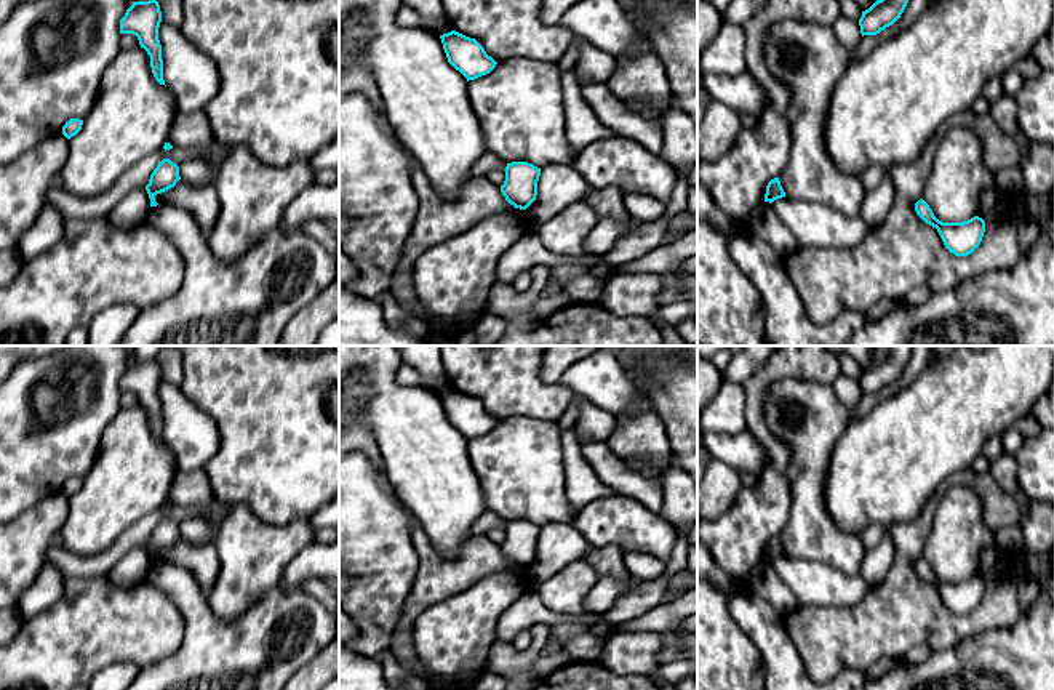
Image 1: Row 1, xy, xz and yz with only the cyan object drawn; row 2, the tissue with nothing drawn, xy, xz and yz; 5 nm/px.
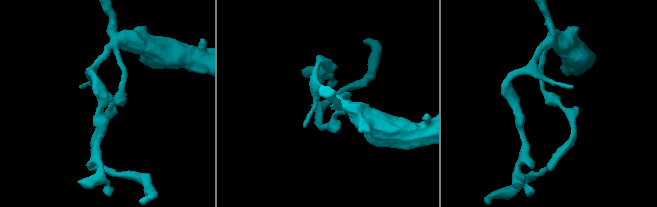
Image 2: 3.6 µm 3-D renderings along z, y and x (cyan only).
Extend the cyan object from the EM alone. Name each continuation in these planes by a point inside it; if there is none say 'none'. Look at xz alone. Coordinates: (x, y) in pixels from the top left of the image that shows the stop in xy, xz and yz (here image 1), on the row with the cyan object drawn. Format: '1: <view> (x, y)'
none

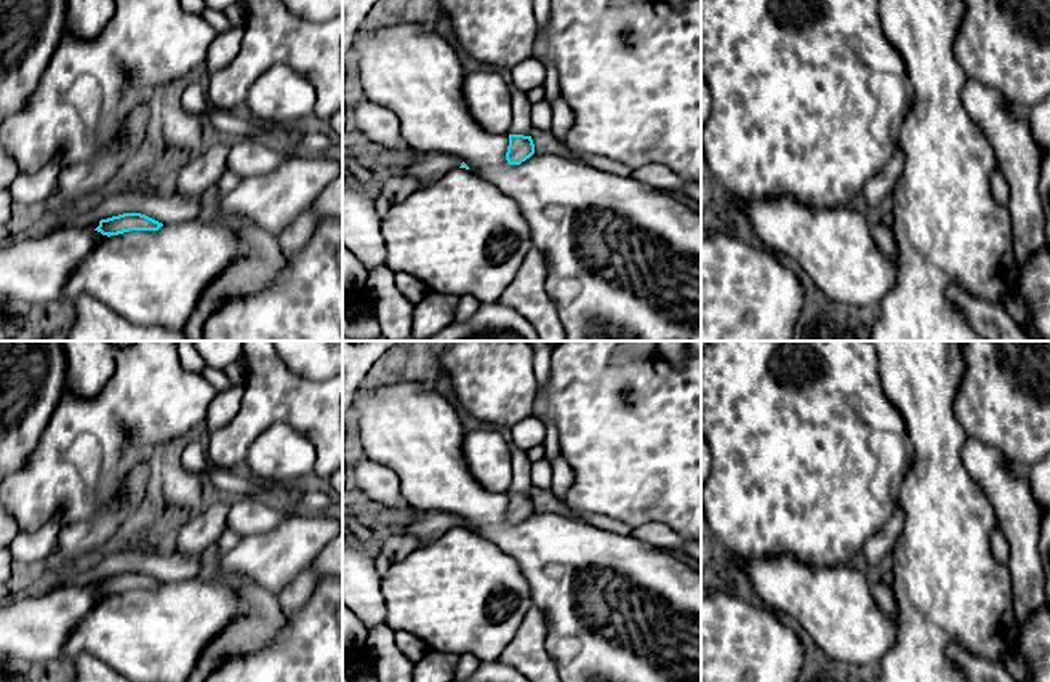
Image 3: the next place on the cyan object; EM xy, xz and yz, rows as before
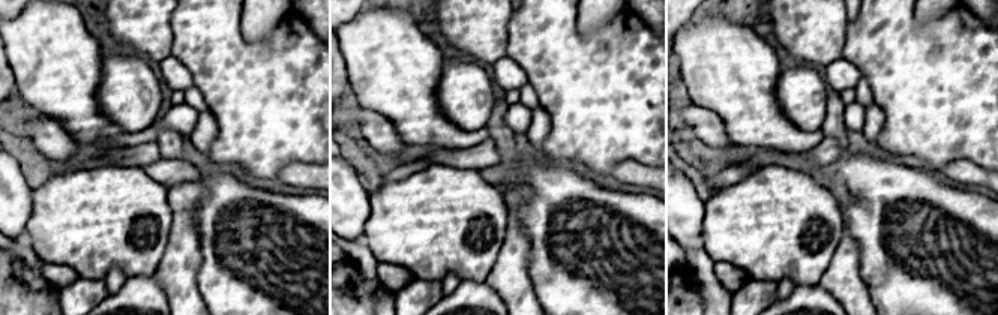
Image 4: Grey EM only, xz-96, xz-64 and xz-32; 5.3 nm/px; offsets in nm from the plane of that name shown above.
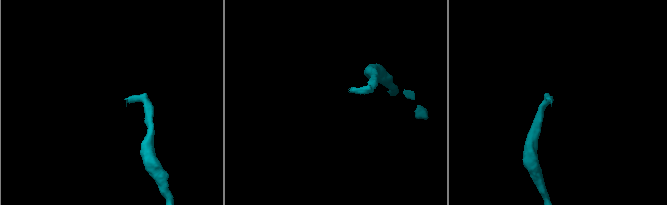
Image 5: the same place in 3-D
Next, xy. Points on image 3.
none

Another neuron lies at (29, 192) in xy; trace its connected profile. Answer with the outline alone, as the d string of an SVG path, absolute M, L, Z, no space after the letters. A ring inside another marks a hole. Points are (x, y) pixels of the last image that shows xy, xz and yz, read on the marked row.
M58 157L34 175L18 176L8 187L14 207L22 211L40 211L58 192L61 170Z

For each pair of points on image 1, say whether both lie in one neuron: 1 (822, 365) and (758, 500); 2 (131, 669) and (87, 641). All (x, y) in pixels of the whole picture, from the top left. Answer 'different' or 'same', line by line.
1: same
2: different

